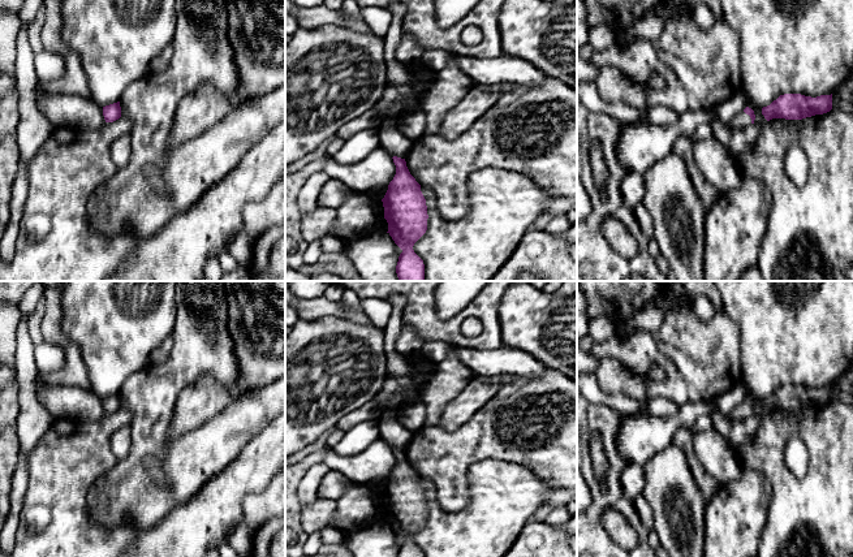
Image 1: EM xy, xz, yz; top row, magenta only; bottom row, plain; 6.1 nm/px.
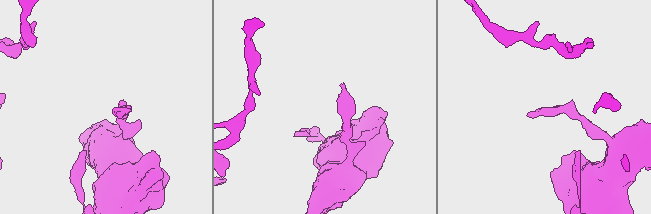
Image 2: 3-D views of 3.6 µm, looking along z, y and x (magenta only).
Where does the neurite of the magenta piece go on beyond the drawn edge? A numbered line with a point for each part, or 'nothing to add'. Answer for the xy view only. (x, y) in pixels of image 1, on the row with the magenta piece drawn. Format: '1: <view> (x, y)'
nothing to add

